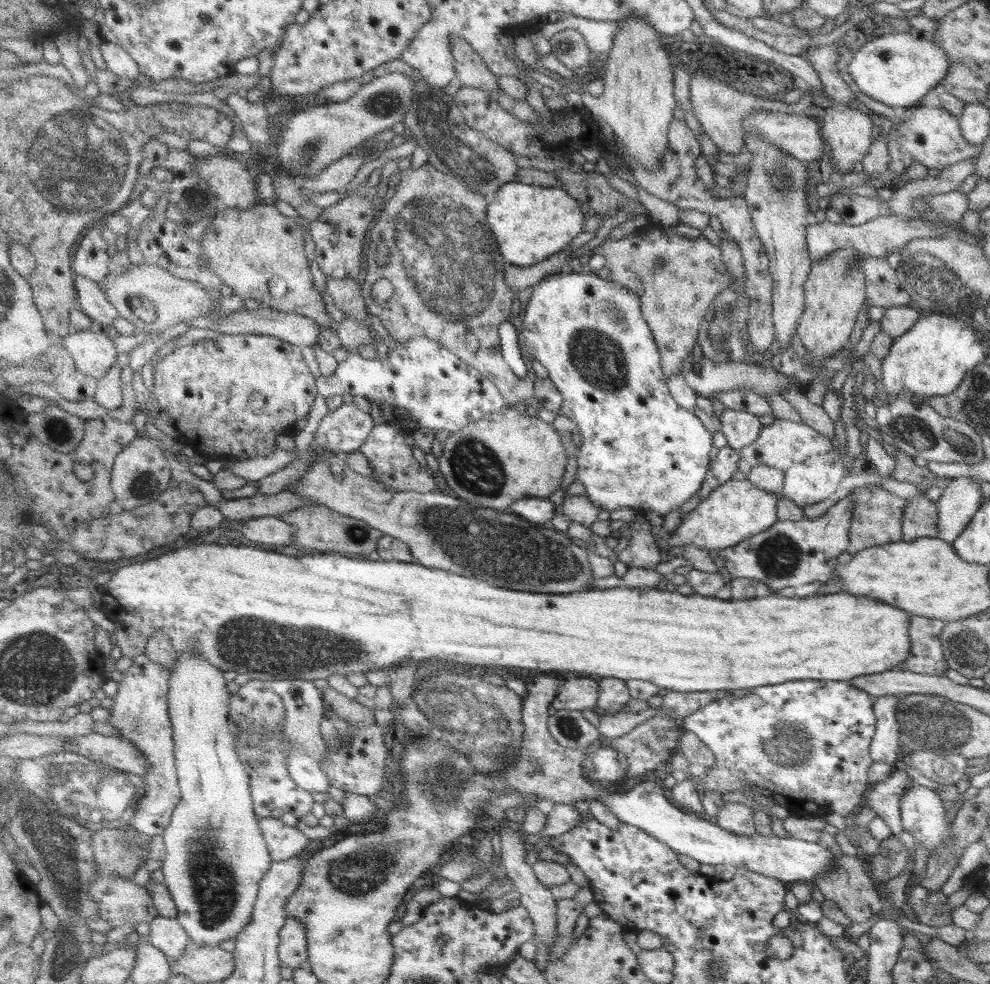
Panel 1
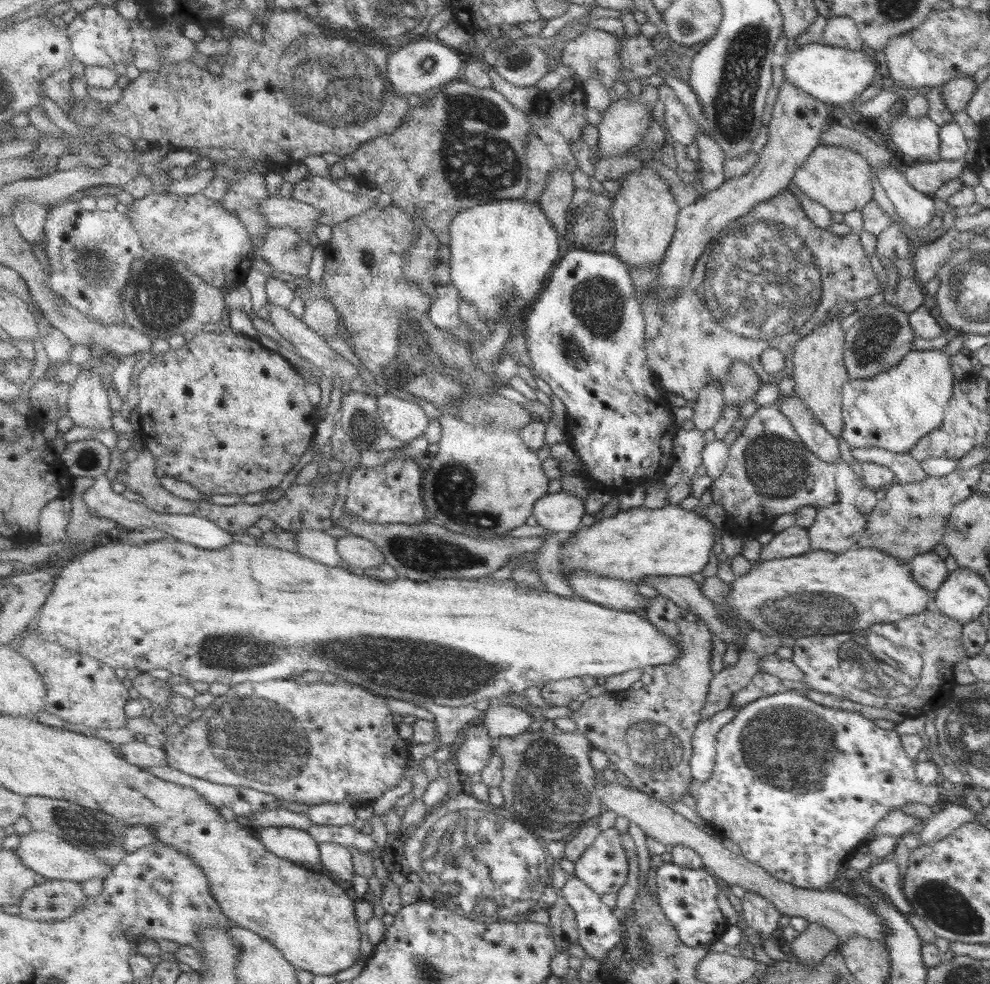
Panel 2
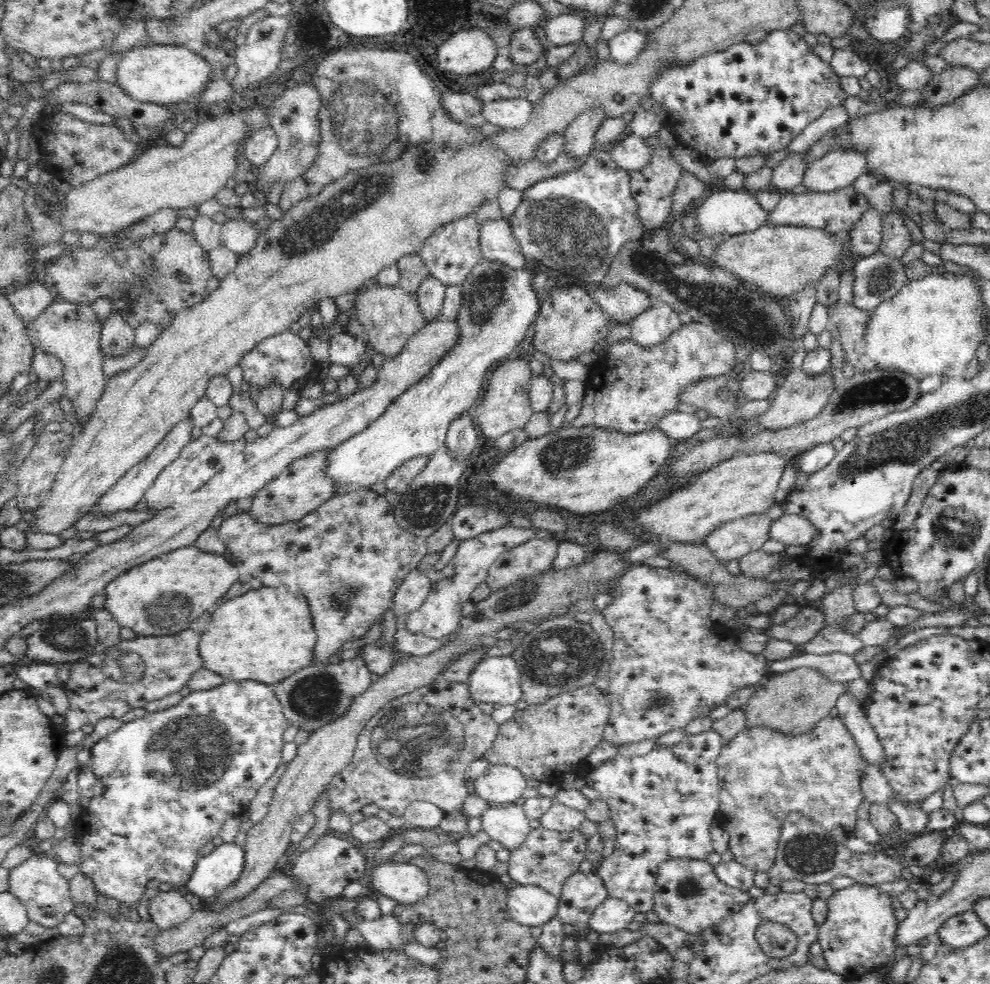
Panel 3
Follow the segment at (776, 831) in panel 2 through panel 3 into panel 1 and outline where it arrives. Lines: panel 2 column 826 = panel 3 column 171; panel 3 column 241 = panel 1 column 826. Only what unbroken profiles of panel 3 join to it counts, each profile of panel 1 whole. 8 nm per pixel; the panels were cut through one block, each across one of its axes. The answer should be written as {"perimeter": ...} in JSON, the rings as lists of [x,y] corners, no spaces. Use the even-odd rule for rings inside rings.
{"perimeter":[[[804,680],[759,686],[751,689],[751,692],[740,698],[726,695],[719,700],[709,702],[704,708],[683,720],[683,727],[686,731],[696,731],[696,734],[708,746],[716,760],[714,765],[704,773],[704,780],[699,783],[701,792],[710,792],[710,796],[717,800],[724,794],[728,794],[728,792],[738,792],[740,790],[746,795],[746,790],[750,790],[756,798],[767,798],[768,801],[774,801],[774,803],[782,805],[782,807],[790,811],[791,815],[822,819],[829,814],[839,814],[850,820],[850,817],[858,814],[864,802],[868,799],[868,791],[870,790],[870,787],[868,787],[868,768],[873,763],[872,757],[870,757],[870,744],[876,726],[873,709],[874,701],[875,699],[872,696],[848,681]]]}

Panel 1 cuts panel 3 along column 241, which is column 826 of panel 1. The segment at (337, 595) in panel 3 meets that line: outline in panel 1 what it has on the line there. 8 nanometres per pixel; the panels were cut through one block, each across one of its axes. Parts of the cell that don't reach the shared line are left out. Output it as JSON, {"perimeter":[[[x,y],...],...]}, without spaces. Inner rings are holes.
{"perimeter":[[[852,495],[838,499],[820,518],[776,522],[765,533],[718,552],[726,561],[731,578],[748,578],[762,583],[769,591],[806,583],[828,583],[835,560],[850,547],[849,531],[853,518]]]}

